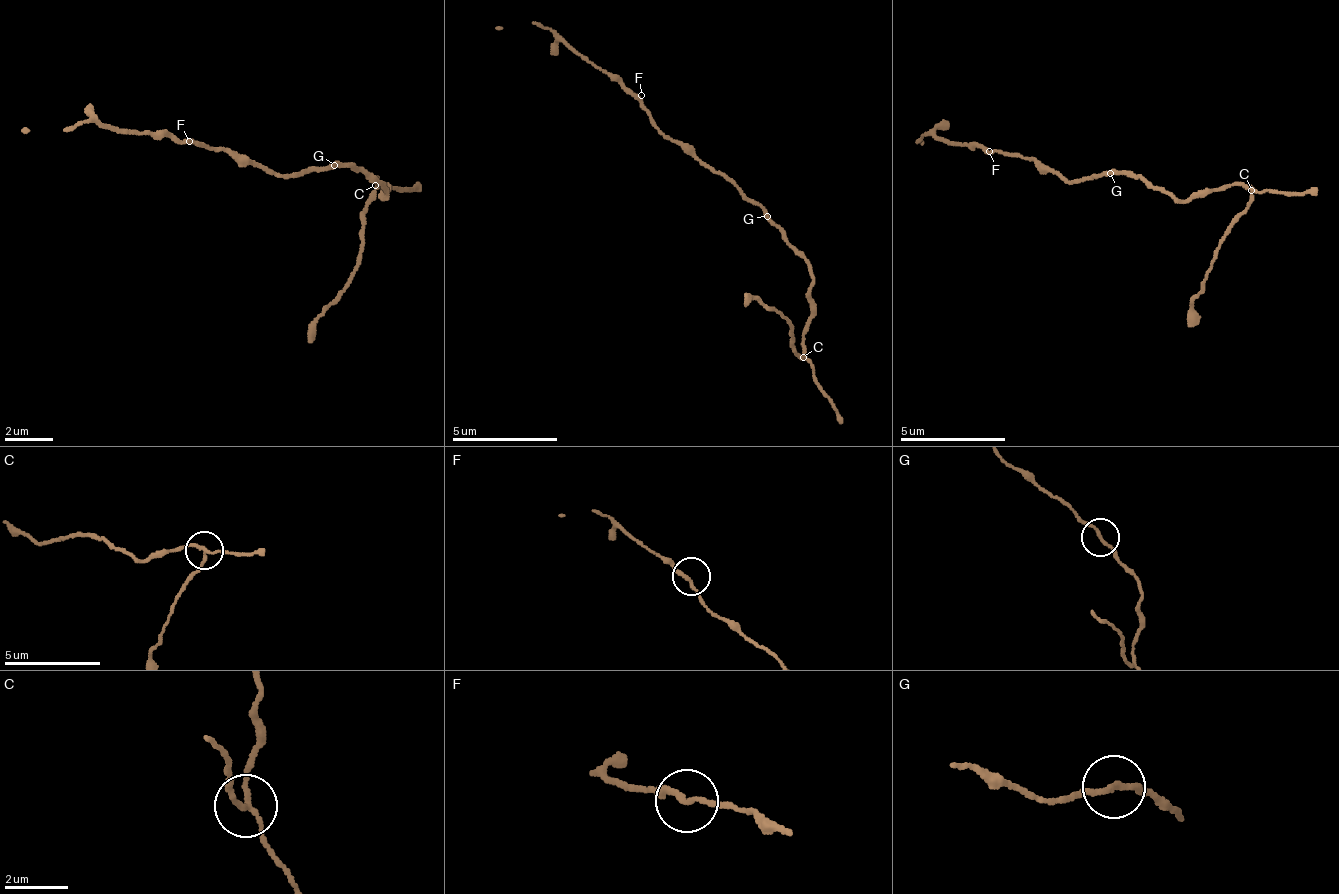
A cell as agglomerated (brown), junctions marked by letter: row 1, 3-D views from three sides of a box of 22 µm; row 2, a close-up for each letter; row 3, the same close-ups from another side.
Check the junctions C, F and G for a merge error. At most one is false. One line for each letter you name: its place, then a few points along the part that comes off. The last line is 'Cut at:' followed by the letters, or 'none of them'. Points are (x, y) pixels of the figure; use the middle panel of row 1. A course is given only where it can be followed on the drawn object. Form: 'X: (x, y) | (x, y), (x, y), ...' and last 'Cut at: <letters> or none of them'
C: (803, 357) | (804, 358), (788, 321), (746, 295)
Cut at: C

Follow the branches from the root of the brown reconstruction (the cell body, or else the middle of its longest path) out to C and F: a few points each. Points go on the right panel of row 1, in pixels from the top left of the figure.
C: (1105, 173), (1142, 173), (1163, 194), (1178, 199), (1199, 199), (1236, 183), (1252, 188)
F: (1105, 173), (1068, 183), (1057, 173), (1047, 173), (1026, 157), (989, 151)

